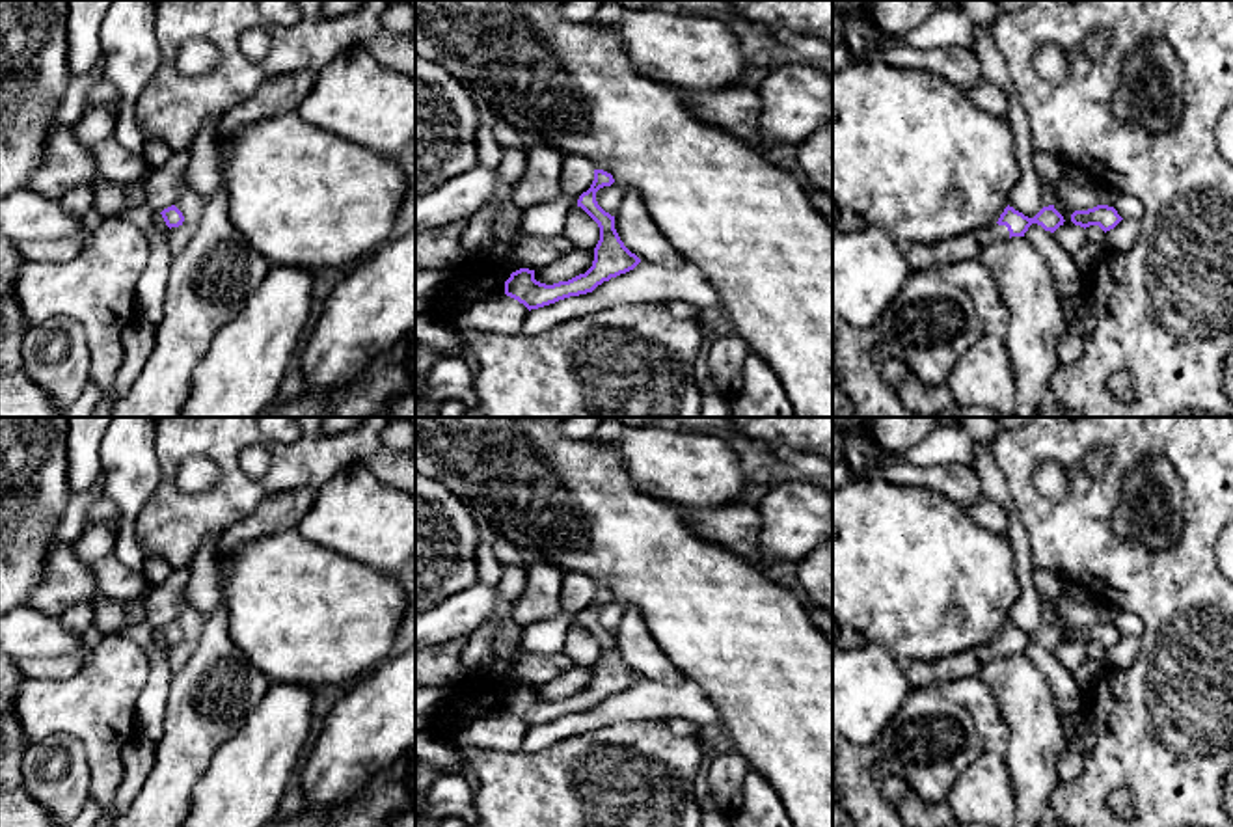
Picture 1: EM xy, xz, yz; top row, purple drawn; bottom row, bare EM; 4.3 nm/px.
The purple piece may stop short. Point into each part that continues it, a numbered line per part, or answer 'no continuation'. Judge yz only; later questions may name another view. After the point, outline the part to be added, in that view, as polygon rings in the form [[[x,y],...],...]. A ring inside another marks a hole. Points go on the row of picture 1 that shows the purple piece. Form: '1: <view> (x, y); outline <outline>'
1: yz (967, 246); outline [[[993,224],[989,227],[933,244],[911,244],[903,248],[903,253],[909,270],[918,272],[928,268],[942,268],[959,261],[978,259],[985,248],[1006,238],[1009,238],[1008,227]]]

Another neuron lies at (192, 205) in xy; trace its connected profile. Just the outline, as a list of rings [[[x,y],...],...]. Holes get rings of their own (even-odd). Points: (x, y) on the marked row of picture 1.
[[[184,175],[177,183],[177,201],[175,207],[183,212],[184,222],[179,227],[171,227],[168,231],[168,244],[171,255],[181,253],[190,238],[196,235],[207,199],[196,194],[196,190],[188,184]]]

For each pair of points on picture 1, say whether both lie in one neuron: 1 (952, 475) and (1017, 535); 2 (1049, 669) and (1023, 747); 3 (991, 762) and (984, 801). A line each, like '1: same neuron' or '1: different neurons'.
1: different neurons
2: different neurons
3: same neuron

